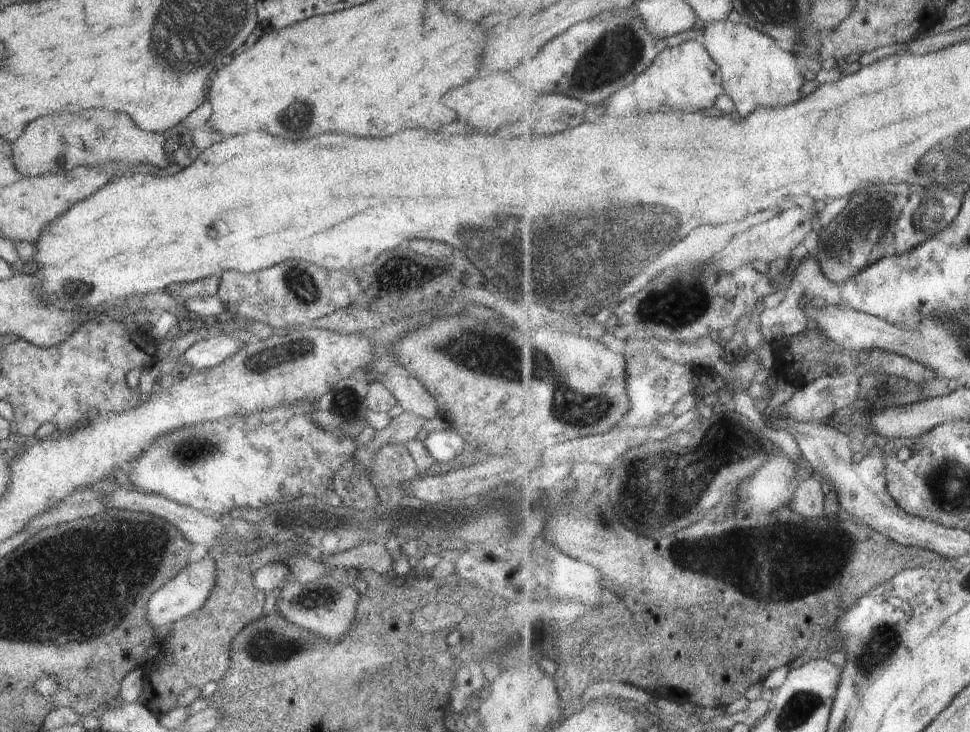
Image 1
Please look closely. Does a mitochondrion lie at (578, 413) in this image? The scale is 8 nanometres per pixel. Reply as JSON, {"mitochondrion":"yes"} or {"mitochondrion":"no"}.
{"mitochondrion":"yes"}

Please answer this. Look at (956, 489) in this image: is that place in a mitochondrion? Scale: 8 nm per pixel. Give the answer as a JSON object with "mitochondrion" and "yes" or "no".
{"mitochondrion":"yes"}

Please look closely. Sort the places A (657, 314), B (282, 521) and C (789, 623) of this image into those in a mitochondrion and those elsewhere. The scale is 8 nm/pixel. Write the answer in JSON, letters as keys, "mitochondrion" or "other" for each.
{"A":"mitochondrion","B":"other","C":"other"}

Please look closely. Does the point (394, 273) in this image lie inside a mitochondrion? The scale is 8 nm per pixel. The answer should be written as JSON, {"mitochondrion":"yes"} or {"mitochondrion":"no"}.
{"mitochondrion":"no"}

